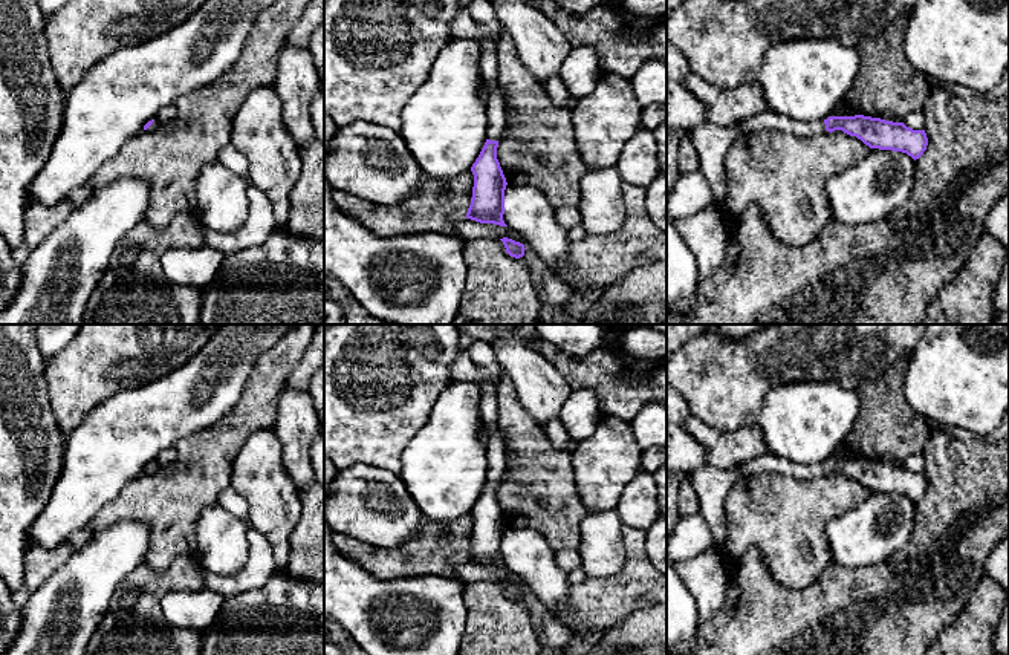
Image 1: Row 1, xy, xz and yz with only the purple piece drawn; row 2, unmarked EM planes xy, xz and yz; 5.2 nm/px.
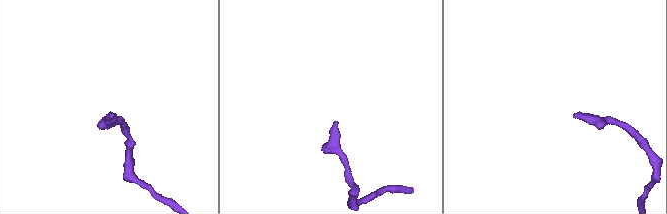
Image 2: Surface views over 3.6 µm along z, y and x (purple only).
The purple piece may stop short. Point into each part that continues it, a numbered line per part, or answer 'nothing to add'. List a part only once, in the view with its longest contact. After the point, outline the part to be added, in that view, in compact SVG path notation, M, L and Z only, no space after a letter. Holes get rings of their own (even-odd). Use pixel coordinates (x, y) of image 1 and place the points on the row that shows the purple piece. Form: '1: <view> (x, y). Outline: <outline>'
1: xz (482, 11). Outline: M465 0L463 6L479 21L482 31L479 41L482 52L480 72L482 83L489 89L488 139L500 141L506 129L506 107L497 86L497 41L503 29L489 0Z

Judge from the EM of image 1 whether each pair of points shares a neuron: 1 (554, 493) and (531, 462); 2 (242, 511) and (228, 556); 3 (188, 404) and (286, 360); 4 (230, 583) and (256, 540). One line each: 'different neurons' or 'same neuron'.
1: same neuron
2: same neuron
3: different neurons
4: same neuron

